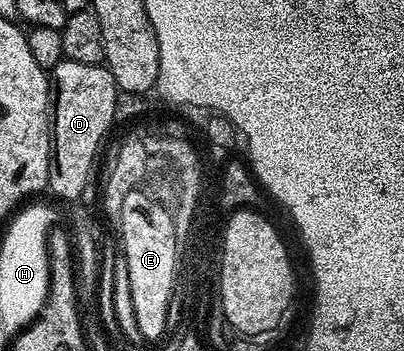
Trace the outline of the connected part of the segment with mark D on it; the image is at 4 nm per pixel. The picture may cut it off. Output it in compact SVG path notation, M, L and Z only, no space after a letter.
M65 59L52 70L52 89L52 172L48 189L66 201L74 201L85 191L90 172L94 169L94 160L98 157L98 148L110 124L115 124L114 112L120 90L105 64L76 63Z

